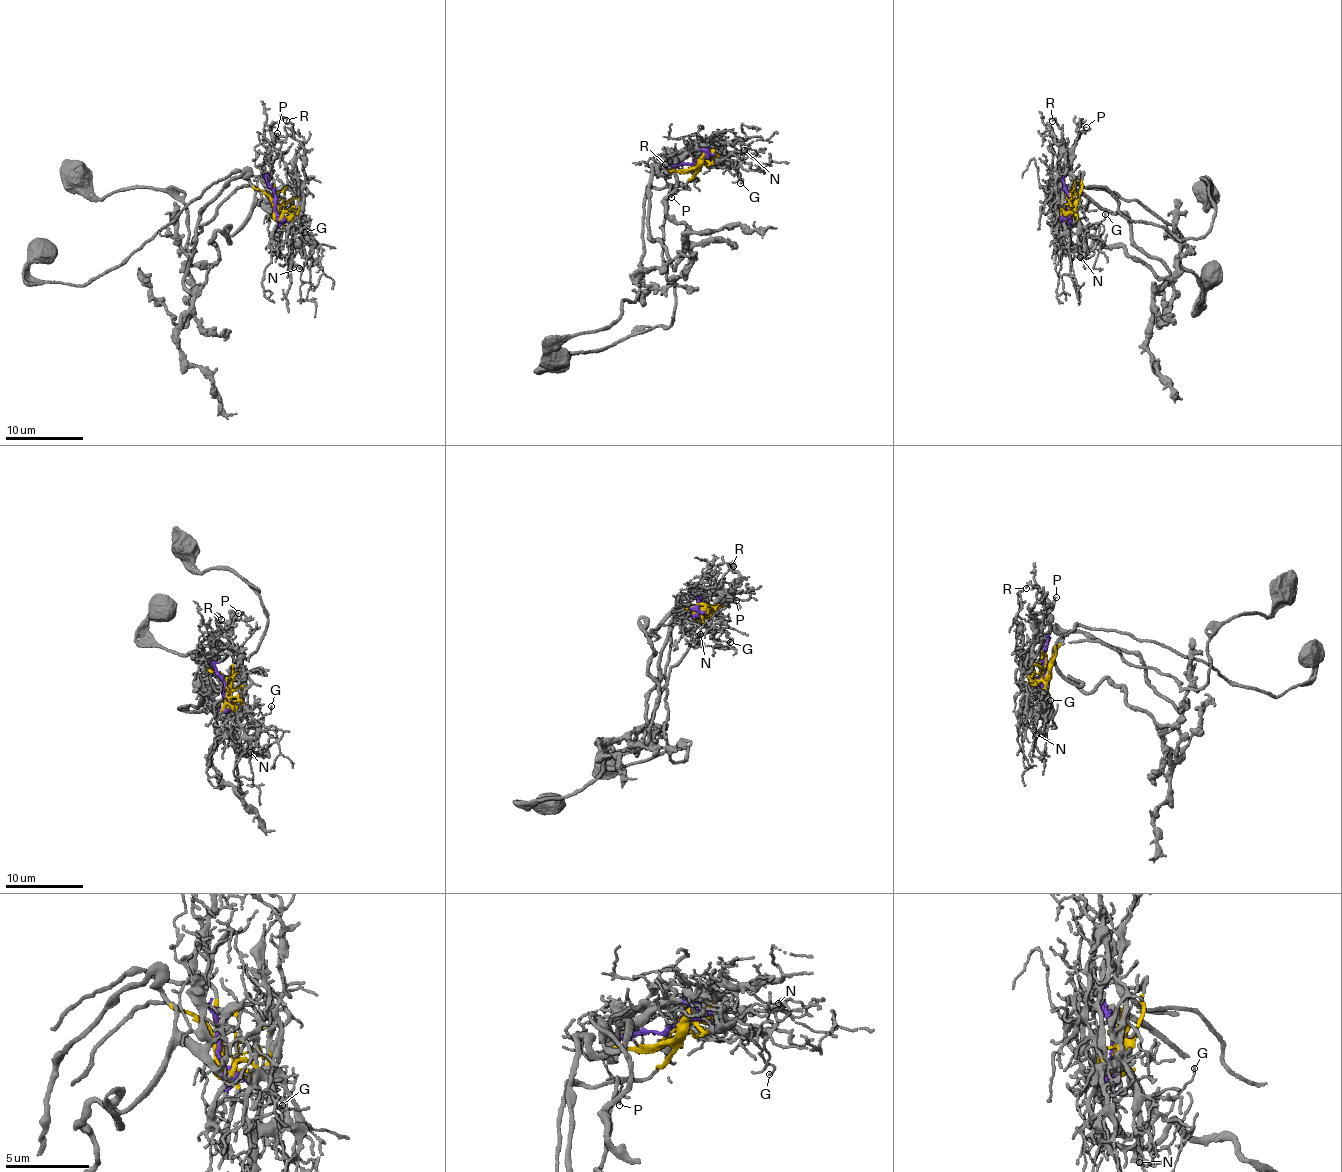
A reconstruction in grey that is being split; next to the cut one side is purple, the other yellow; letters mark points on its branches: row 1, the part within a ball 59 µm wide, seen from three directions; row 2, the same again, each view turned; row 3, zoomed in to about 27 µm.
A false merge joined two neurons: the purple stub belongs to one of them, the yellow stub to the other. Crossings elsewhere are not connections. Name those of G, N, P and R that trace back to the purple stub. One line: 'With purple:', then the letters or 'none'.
With purple: P, R

